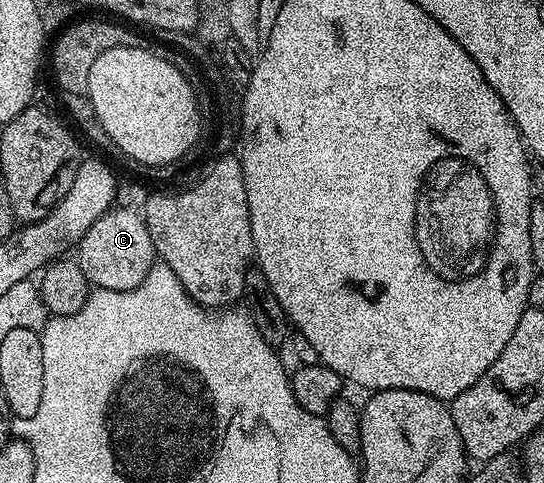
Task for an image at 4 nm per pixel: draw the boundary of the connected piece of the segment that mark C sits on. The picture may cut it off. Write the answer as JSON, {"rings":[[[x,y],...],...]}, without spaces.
{"rings":[[[120,208],[109,209],[75,246],[74,260],[82,275],[86,275],[89,286],[110,291],[130,291],[144,282],[157,260],[156,248],[143,216],[137,210],[135,213],[132,209]]]}

